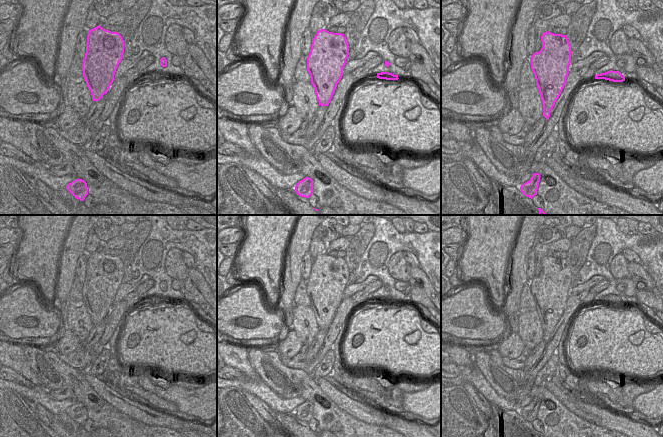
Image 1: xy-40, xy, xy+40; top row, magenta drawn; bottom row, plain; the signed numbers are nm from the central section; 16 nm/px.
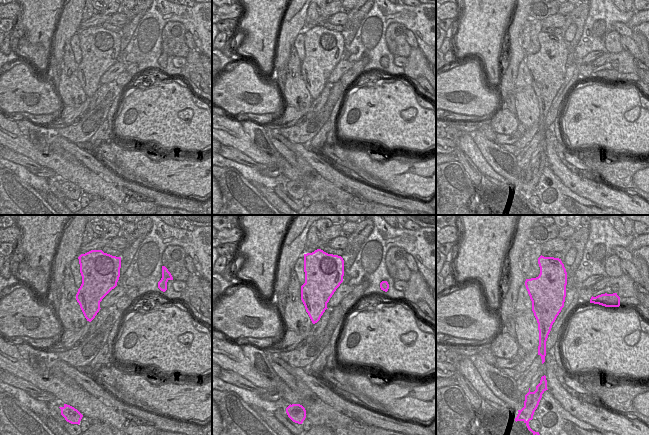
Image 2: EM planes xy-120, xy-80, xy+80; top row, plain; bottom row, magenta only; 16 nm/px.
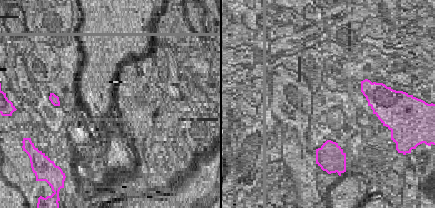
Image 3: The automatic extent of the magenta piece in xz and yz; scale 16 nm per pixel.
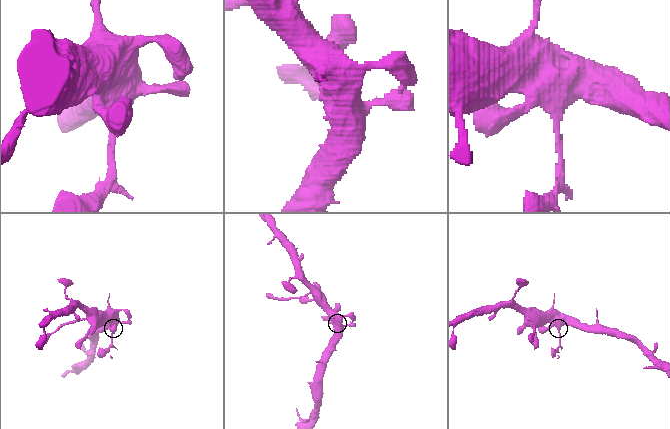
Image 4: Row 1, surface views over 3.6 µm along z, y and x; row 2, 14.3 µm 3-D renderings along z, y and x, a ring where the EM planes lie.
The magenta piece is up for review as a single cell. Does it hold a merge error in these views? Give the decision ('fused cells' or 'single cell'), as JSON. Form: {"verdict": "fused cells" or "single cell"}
{"verdict": "fused cells"}

